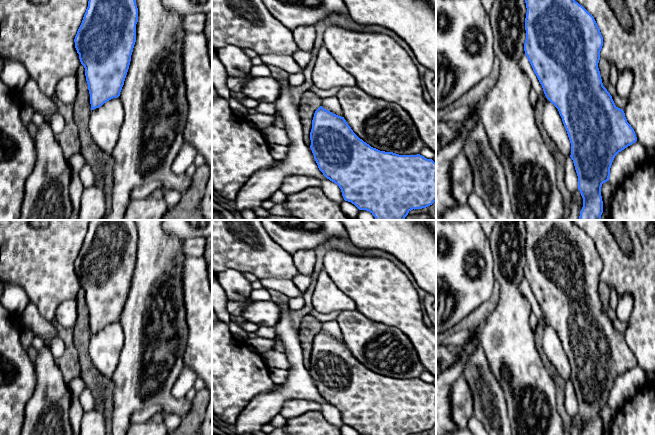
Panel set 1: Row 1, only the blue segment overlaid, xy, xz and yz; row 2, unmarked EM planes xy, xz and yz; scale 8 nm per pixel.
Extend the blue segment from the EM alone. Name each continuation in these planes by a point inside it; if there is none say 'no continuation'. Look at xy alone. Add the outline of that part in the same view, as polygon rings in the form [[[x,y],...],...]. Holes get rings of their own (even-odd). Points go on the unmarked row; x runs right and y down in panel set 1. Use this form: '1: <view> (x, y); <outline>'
no continuation

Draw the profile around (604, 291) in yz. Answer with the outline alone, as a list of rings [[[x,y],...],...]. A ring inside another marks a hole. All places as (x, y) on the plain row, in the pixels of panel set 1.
[[[600,283],[598,287],[603,310],[607,313],[611,320],[617,319],[616,309],[610,306],[611,289],[604,283]]]

